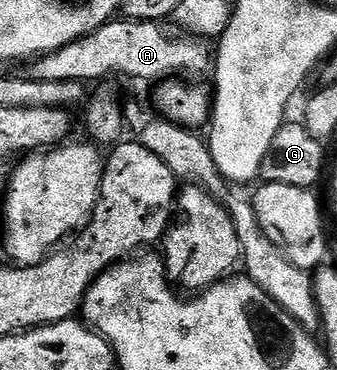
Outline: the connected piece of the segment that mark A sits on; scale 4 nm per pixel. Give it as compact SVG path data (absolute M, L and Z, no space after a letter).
M115 18L92 34L55 52L35 59L29 75L44 82L102 80L105 76L131 76L134 80L161 82L171 78L202 78L212 68L212 48L205 39L193 34L169 36L163 25L149 20Z

